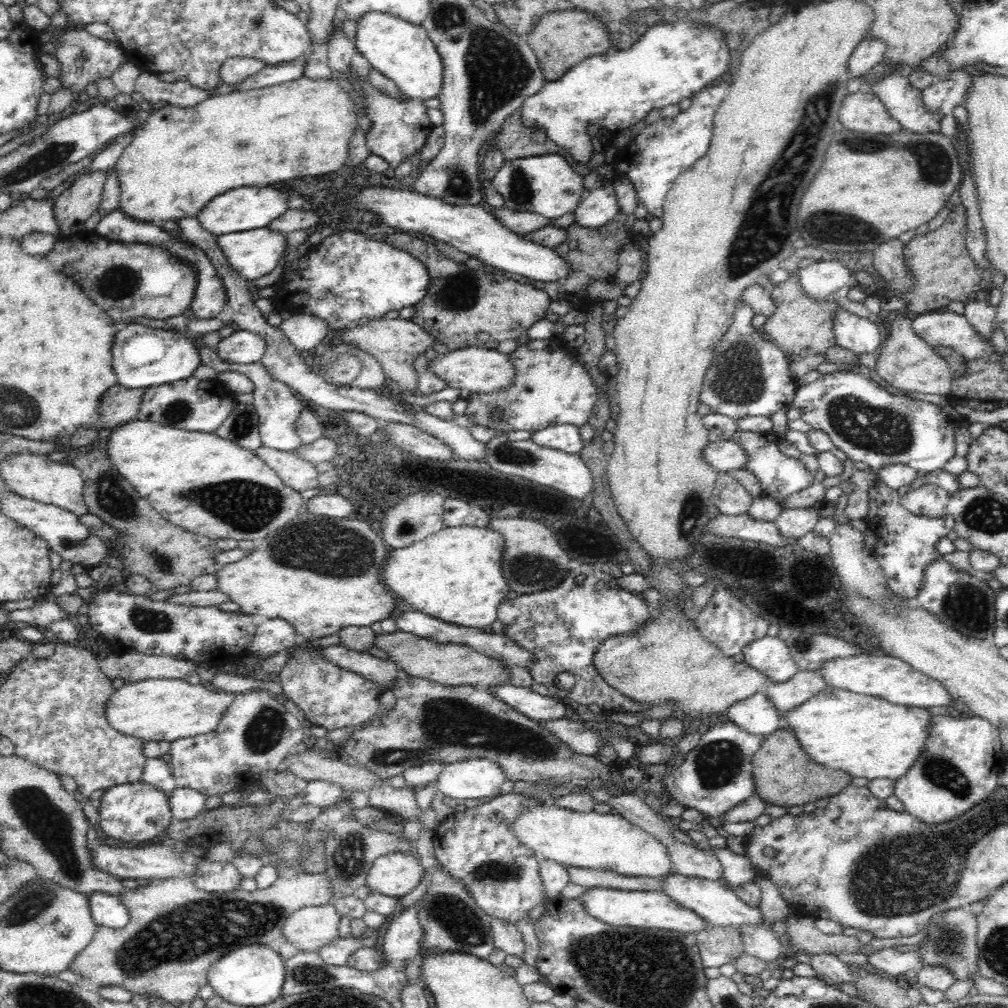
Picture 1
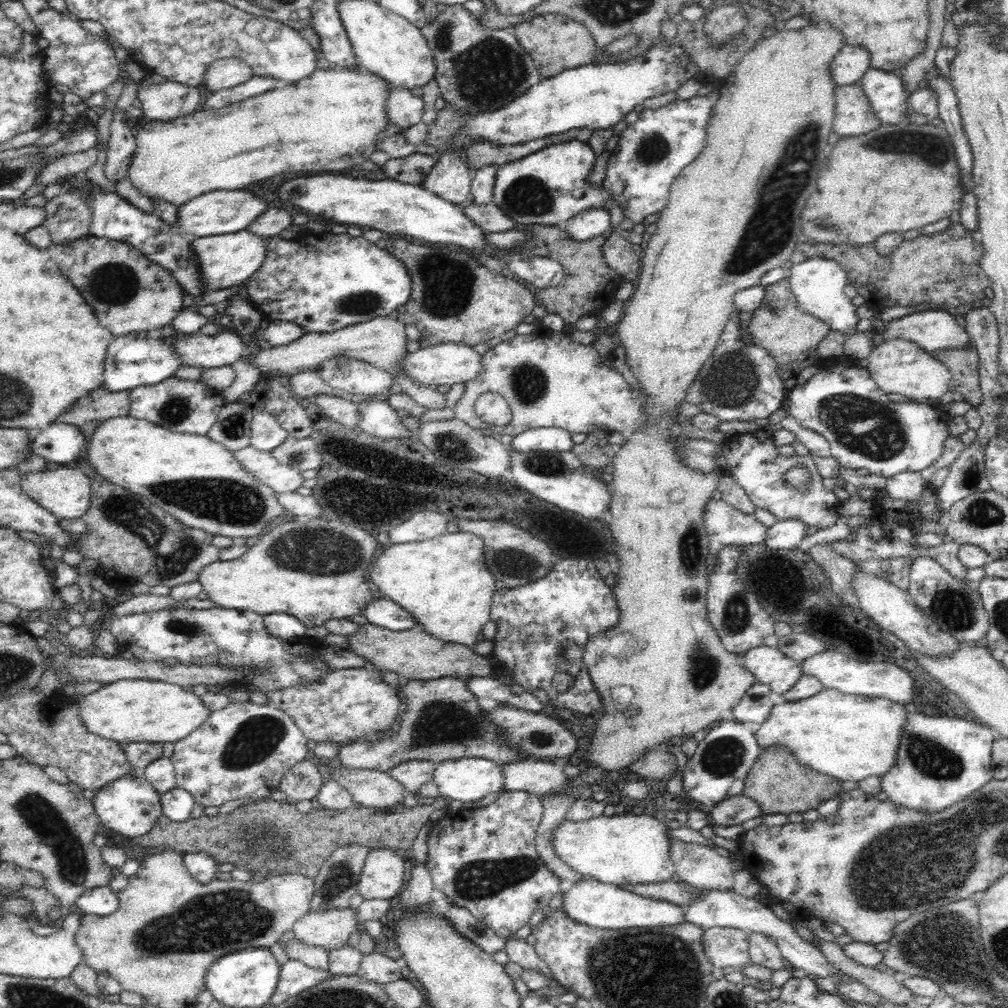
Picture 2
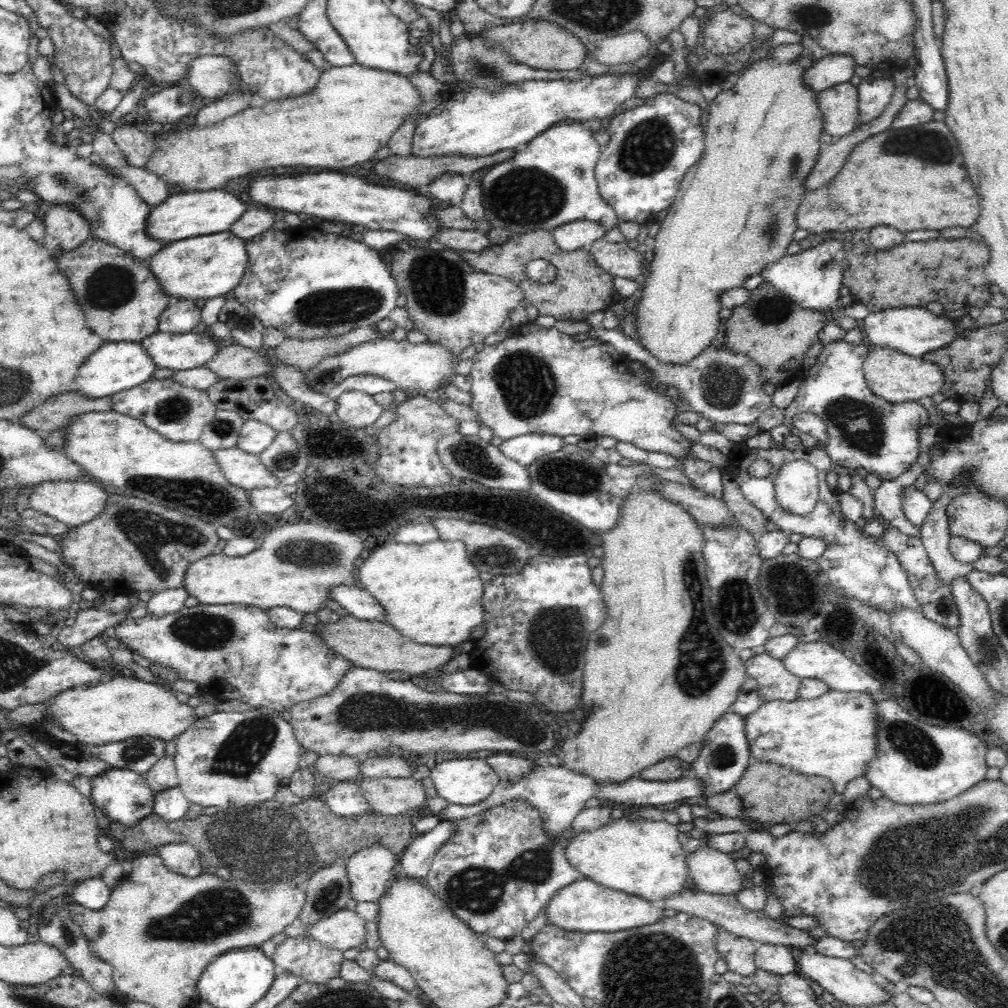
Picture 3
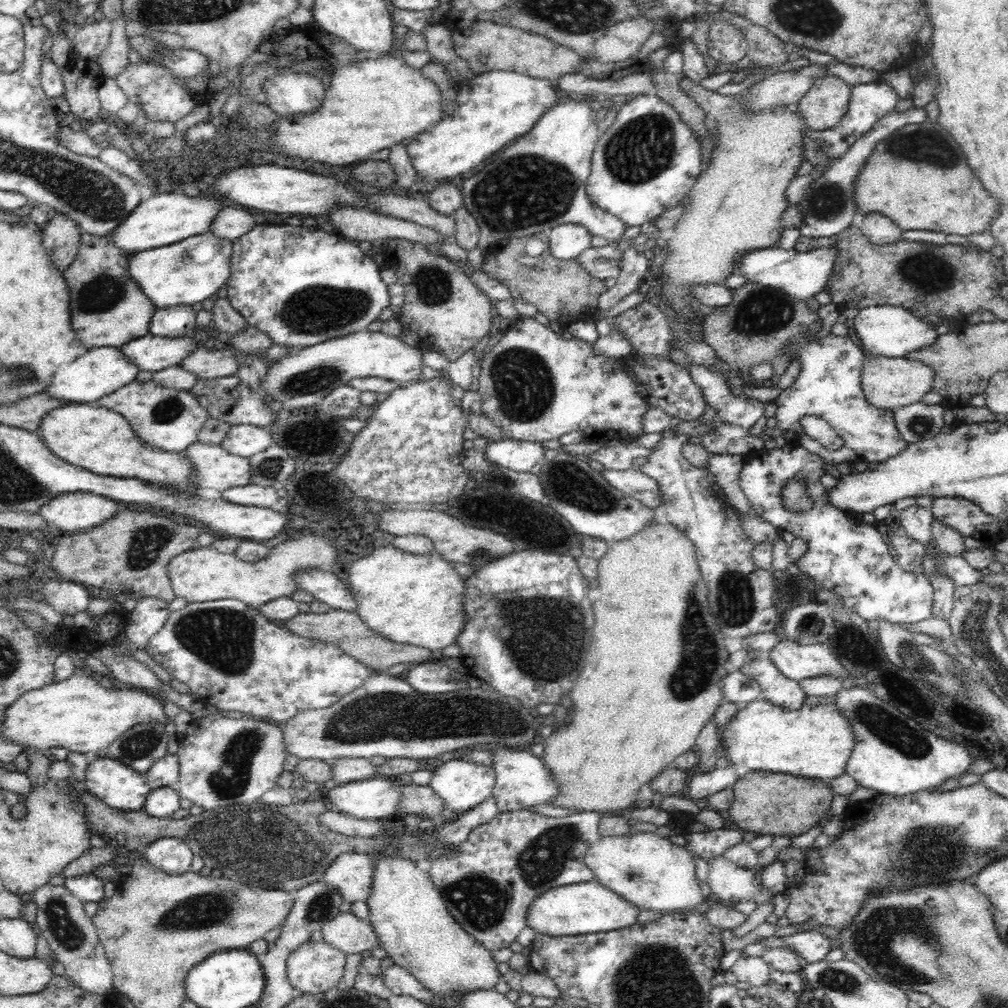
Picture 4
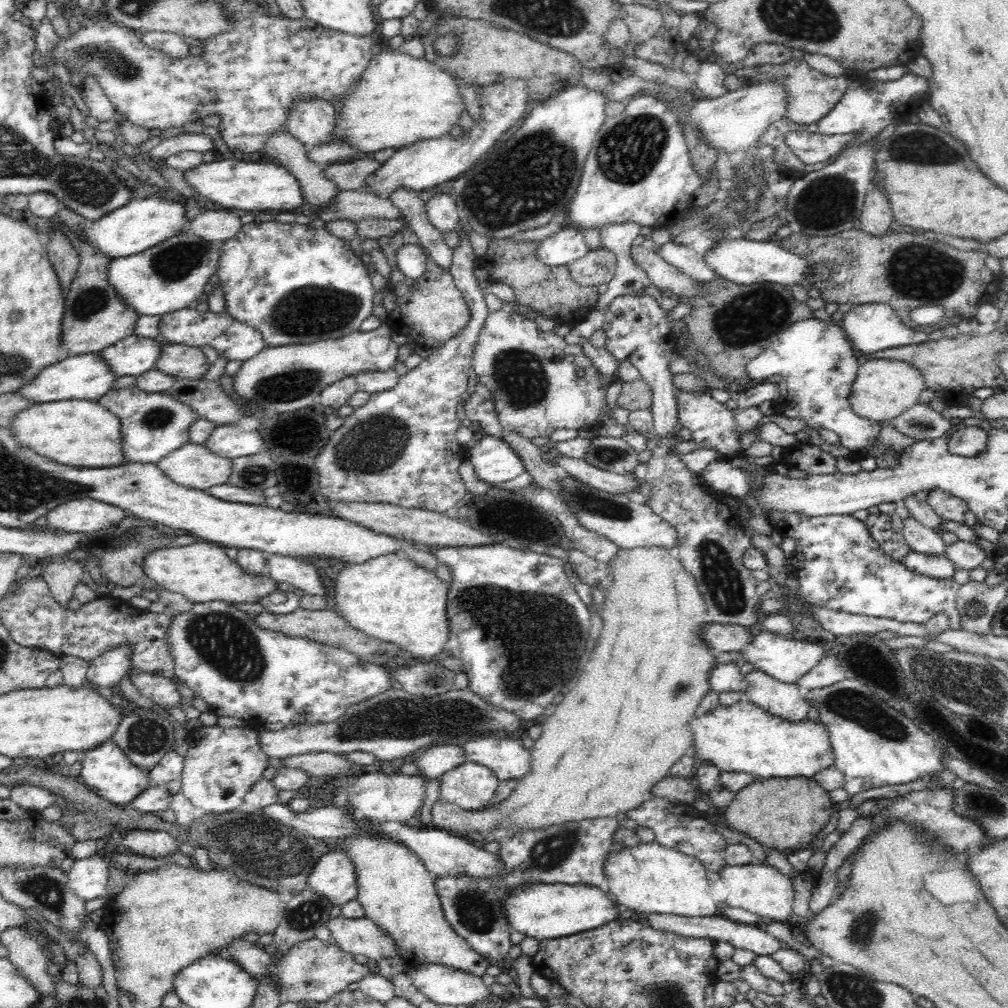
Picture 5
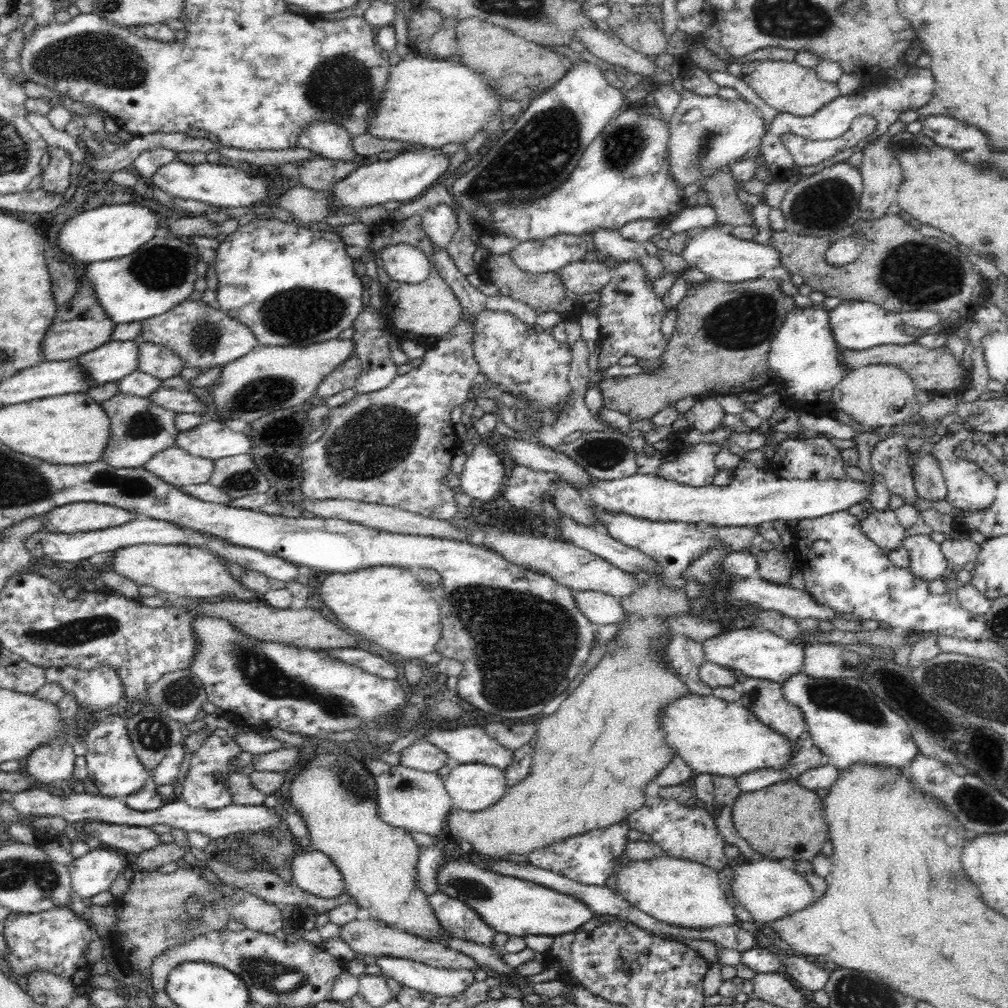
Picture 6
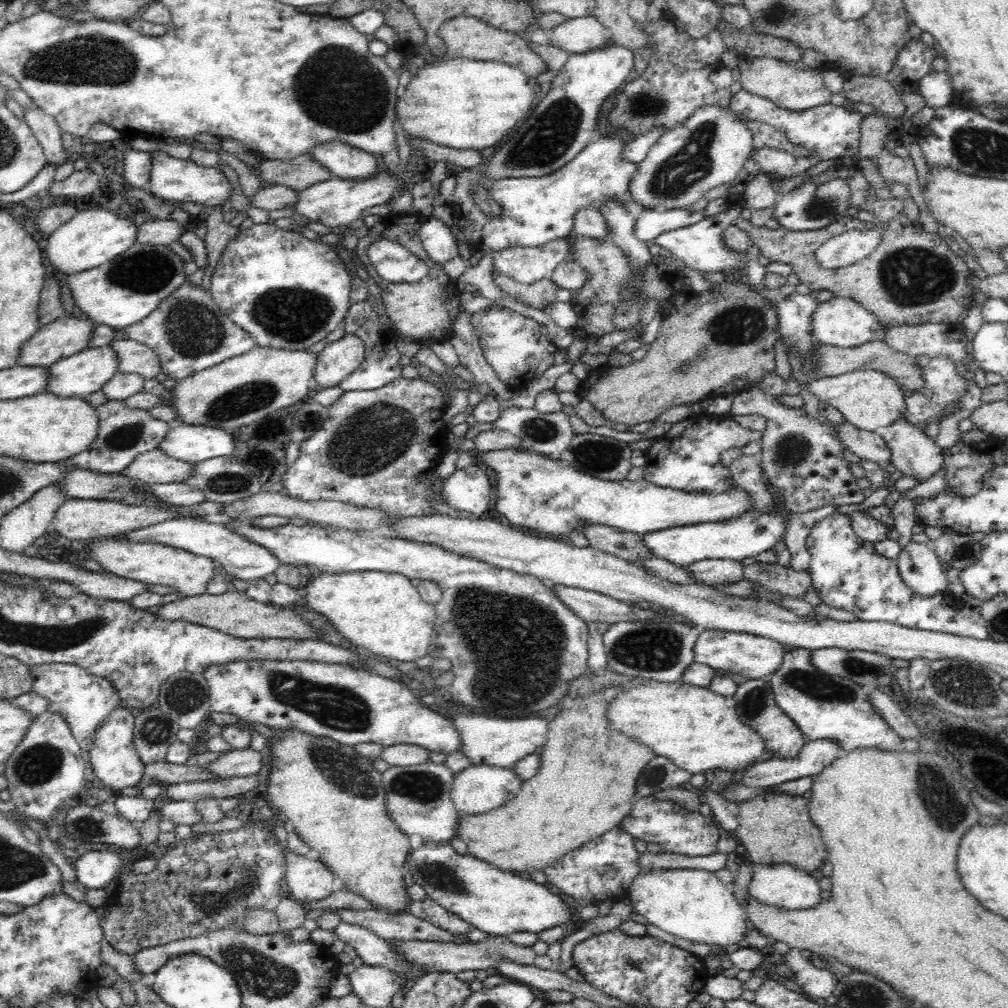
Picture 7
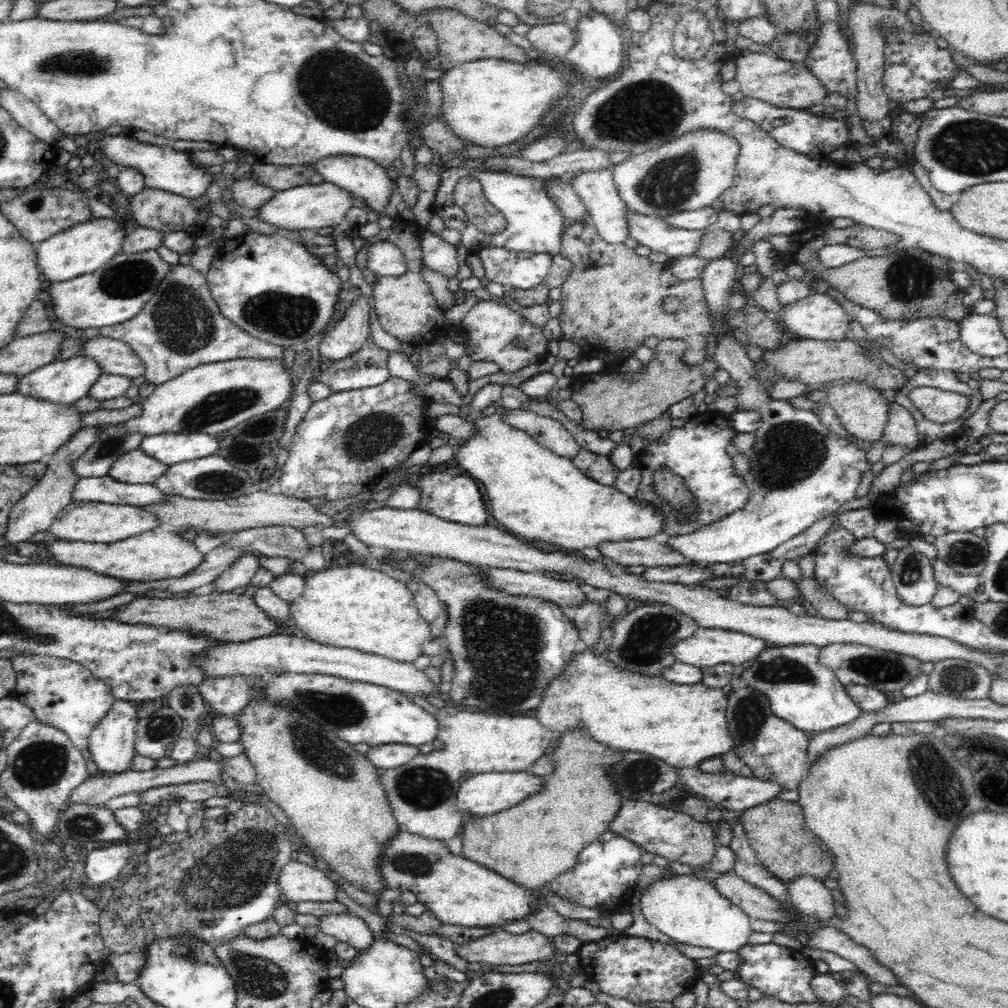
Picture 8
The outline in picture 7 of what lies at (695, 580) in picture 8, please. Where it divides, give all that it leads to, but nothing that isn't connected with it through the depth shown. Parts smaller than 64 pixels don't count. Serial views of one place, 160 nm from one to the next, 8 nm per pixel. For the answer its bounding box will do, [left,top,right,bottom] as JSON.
[683,558,744,585]

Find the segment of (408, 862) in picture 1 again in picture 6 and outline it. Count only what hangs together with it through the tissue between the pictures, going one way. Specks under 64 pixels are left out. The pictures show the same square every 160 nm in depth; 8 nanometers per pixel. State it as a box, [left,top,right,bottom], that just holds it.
[291,849,345,898]

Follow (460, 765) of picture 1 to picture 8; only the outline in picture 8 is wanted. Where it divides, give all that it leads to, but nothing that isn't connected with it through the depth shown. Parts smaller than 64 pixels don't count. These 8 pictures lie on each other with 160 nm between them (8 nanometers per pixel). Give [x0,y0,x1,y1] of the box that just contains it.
[457,772,544,817]

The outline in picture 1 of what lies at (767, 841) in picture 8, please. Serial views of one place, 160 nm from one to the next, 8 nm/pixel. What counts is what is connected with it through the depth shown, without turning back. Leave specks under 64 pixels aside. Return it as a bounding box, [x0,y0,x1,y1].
[752,726,850,805]

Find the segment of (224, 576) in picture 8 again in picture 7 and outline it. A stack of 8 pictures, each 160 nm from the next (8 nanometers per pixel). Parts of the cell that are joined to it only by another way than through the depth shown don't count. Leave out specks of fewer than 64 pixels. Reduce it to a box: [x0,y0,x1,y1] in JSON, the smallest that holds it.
[116,518,280,582]

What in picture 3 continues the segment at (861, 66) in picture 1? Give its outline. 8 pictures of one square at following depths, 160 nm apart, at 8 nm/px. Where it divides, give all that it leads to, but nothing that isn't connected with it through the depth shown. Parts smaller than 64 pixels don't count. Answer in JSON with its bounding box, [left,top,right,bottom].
[801,54,855,92]

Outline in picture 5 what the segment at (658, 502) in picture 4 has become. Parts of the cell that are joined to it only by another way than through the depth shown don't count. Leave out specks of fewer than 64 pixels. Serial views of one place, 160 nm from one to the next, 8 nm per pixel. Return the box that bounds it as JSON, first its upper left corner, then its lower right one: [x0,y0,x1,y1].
[550,456,640,494]

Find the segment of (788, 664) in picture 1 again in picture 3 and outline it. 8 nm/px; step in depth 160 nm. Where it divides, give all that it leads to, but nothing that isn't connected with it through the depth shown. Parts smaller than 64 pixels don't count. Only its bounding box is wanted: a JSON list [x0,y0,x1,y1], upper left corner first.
[744,653,802,702]

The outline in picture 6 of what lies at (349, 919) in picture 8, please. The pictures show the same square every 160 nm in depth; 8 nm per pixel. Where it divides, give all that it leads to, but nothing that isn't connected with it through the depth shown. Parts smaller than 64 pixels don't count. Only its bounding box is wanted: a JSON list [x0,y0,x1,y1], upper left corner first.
[375,956,475,998]

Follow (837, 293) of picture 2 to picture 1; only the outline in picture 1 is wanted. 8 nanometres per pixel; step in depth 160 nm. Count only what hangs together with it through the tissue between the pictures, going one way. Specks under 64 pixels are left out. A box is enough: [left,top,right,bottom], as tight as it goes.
[796,260,882,355]

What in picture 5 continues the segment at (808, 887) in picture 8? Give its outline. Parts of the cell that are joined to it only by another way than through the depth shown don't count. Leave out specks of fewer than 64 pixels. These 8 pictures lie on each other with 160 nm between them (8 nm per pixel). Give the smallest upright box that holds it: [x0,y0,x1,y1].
[710,862,796,923]

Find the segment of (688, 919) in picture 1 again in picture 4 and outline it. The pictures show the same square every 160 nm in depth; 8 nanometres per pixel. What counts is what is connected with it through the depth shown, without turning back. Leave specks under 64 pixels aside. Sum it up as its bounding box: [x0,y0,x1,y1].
[526,881,640,937]

